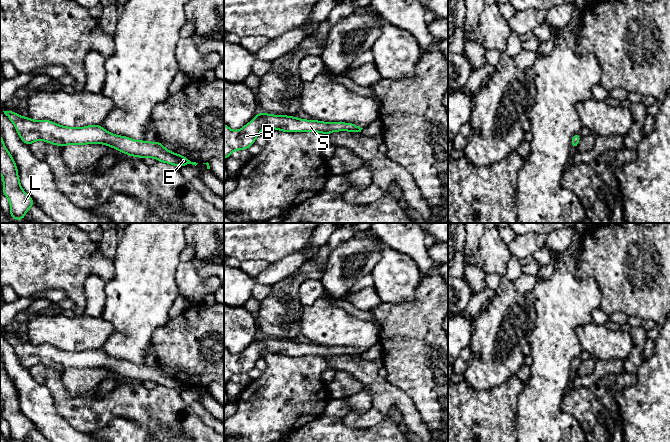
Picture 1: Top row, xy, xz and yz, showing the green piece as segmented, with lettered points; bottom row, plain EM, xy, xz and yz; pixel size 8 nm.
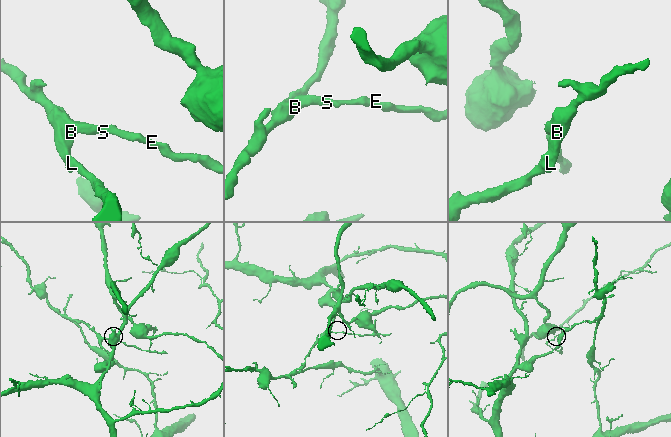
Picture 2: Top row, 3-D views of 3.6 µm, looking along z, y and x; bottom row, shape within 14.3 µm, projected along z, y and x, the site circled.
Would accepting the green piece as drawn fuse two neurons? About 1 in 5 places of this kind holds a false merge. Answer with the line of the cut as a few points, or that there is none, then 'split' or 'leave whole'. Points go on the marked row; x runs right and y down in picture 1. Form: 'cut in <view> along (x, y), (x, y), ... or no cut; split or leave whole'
cut in xz along (324, 122), (338, 124), (345, 130); split

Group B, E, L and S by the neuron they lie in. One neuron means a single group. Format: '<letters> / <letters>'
B L S / E

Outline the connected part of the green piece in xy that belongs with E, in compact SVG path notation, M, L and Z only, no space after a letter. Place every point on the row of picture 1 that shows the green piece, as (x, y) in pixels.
M119 136L113 141L111 147L123 152L124 154L131 155L132 157L155 158L160 162L173 164L179 168L188 164L195 166L198 164L196 162L191 162L183 155L178 155L167 150L159 141L137 141L126 136Z

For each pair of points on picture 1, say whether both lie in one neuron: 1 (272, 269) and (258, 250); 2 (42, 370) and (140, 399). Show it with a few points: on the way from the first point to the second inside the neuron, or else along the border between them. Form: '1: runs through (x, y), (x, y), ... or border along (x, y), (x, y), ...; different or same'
1: border along (291, 253), (270, 264); different
2: runs through (63, 395), (72, 404), (115, 403); same

